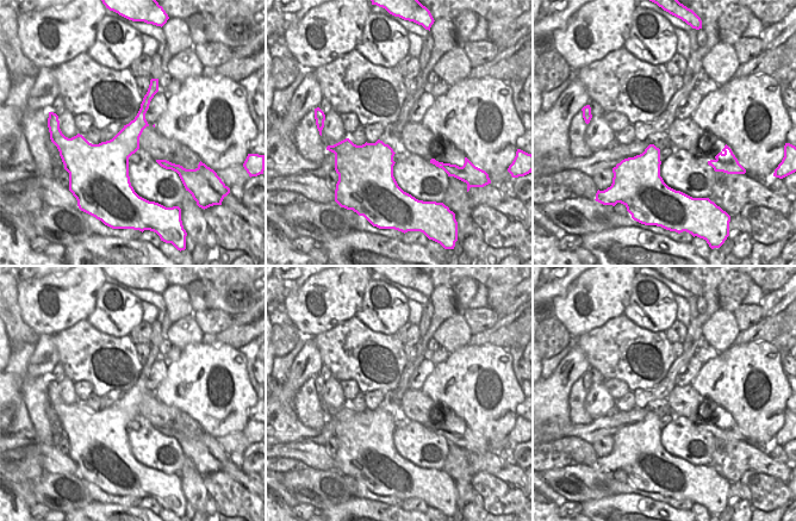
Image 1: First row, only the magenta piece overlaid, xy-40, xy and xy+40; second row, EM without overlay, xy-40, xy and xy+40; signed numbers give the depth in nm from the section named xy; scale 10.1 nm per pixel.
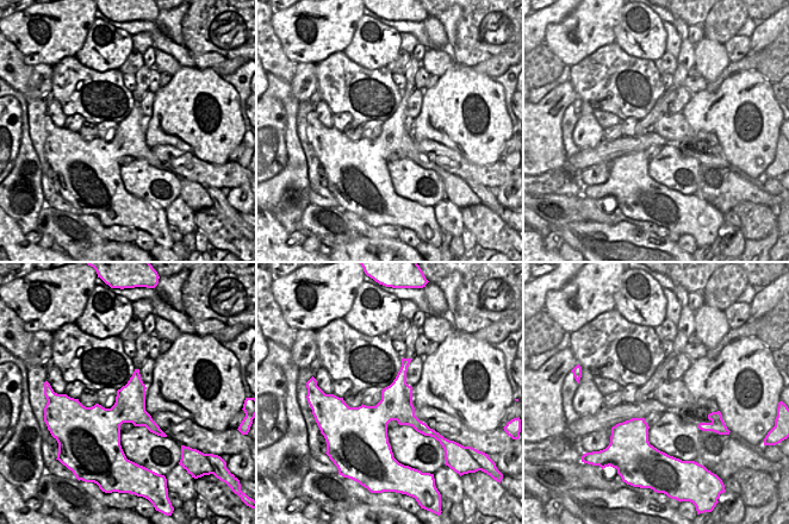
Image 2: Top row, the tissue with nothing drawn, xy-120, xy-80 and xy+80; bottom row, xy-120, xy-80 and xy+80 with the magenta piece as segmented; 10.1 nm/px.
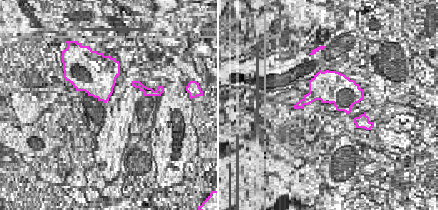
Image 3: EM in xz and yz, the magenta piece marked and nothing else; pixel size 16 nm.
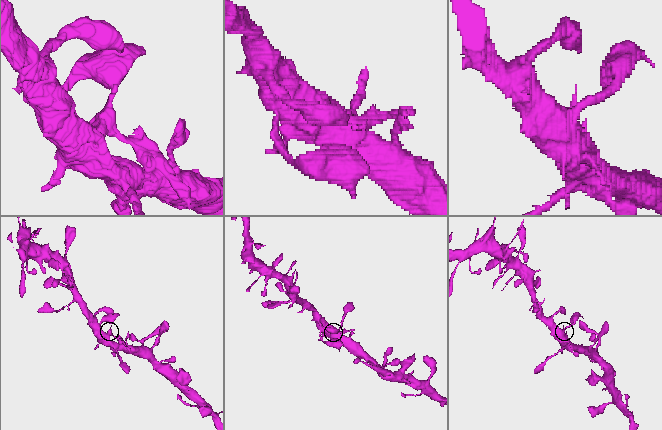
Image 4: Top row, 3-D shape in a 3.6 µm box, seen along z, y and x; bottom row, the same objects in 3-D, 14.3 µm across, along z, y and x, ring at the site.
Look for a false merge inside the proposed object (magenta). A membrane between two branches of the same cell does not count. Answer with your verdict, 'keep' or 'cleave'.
keep

